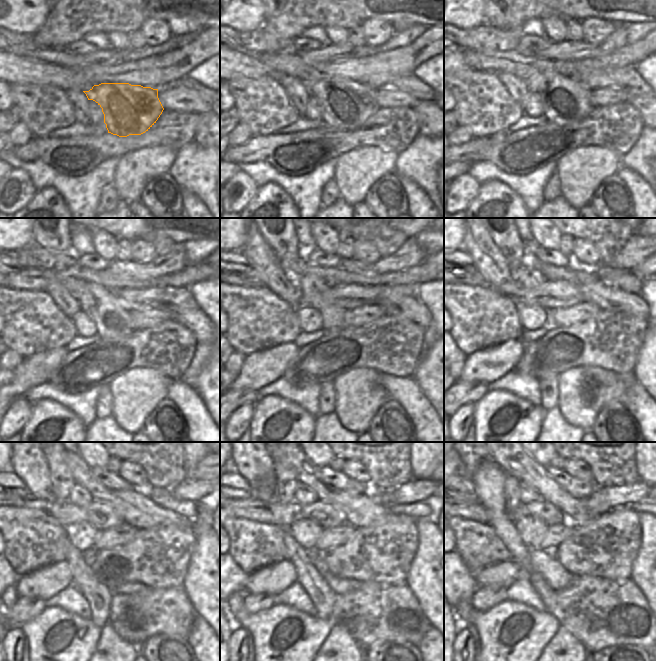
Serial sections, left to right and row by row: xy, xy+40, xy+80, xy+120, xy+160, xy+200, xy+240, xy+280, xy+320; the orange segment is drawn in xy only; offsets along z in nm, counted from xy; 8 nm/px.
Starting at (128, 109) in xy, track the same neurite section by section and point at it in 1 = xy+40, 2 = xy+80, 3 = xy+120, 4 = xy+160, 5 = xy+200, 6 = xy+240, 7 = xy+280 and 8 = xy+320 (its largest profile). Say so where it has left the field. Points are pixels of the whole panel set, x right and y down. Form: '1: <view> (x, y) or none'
1: xy+40 (346, 105)
2: xy+80 (565, 101)
3: xy+120 (113, 323)
4: xy+160 (316, 295)
5: xy+200 (527, 276)
6: xy+240 (79, 495)
7: xy+280 (304, 495)
8: xy+320 (528, 495)

